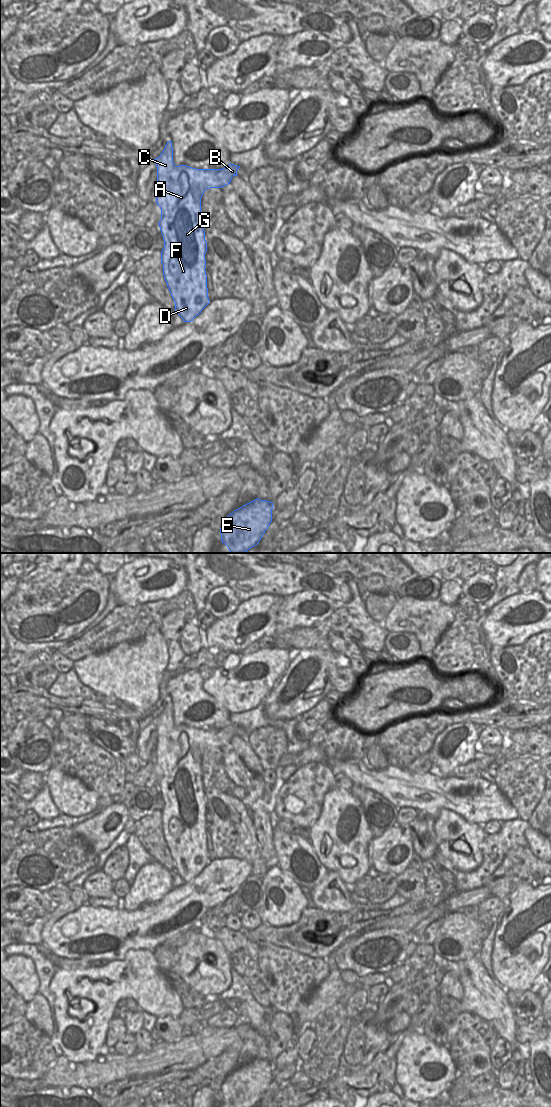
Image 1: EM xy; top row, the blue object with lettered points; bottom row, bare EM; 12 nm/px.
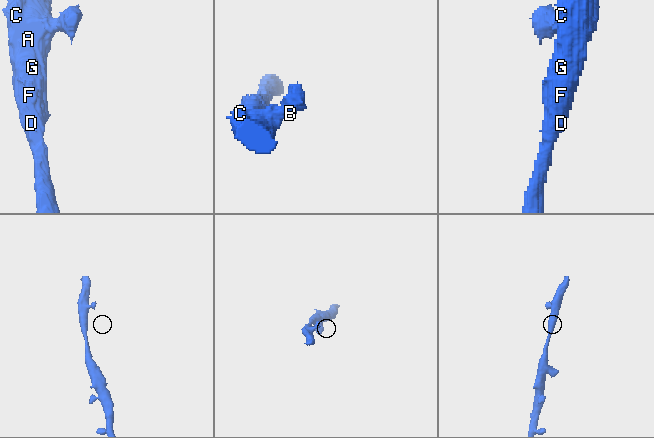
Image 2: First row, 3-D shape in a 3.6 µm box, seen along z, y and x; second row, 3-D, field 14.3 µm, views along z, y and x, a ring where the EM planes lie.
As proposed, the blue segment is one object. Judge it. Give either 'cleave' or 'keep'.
keep

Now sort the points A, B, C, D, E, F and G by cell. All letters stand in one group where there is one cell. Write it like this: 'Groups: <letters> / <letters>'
Groups: A B C D E F G

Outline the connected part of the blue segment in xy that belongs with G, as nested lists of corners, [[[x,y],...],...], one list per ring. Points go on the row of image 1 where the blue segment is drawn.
[[[172,141],[167,142],[153,162],[157,167],[154,194],[161,209],[158,224],[164,240],[163,275],[175,303],[174,311],[184,322],[191,322],[210,302],[201,198],[207,189],[230,184],[240,166],[231,163],[222,169],[176,166]]]

